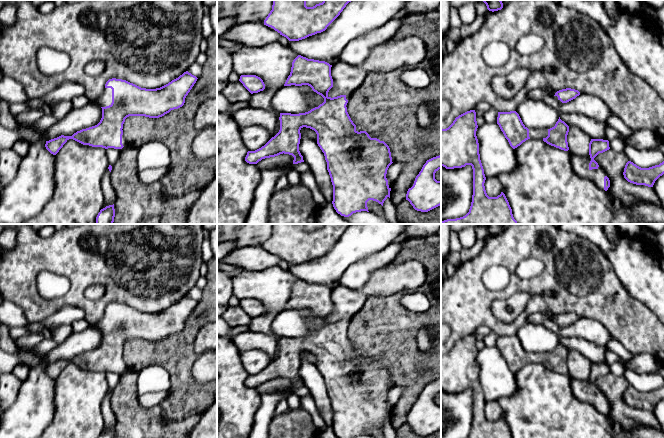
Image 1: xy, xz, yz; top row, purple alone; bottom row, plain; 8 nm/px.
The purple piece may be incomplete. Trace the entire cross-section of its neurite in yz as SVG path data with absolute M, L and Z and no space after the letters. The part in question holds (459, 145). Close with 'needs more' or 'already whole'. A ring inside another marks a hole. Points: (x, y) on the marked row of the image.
M470 110L456 117L448 128L441 129L441 166L454 169L471 165L473 169L469 212L460 218L441 221L441 224L518 224L503 192L497 197L489 197L486 193L477 128L476 112Z; already whole

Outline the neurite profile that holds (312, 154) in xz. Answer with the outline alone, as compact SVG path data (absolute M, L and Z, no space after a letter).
M306 127L301 128L301 139L299 144L299 151L303 156L304 162L306 162L316 182L328 203L333 201L333 185L329 172L327 170L327 162L325 160L324 153L317 144L317 141L307 137L305 135Z

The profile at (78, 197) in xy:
M73 139L67 140L55 155L55 188L51 200L37 216L22 224L96 224L96 217L104 204L101 180L108 167L109 162L105 148L83 145Z

